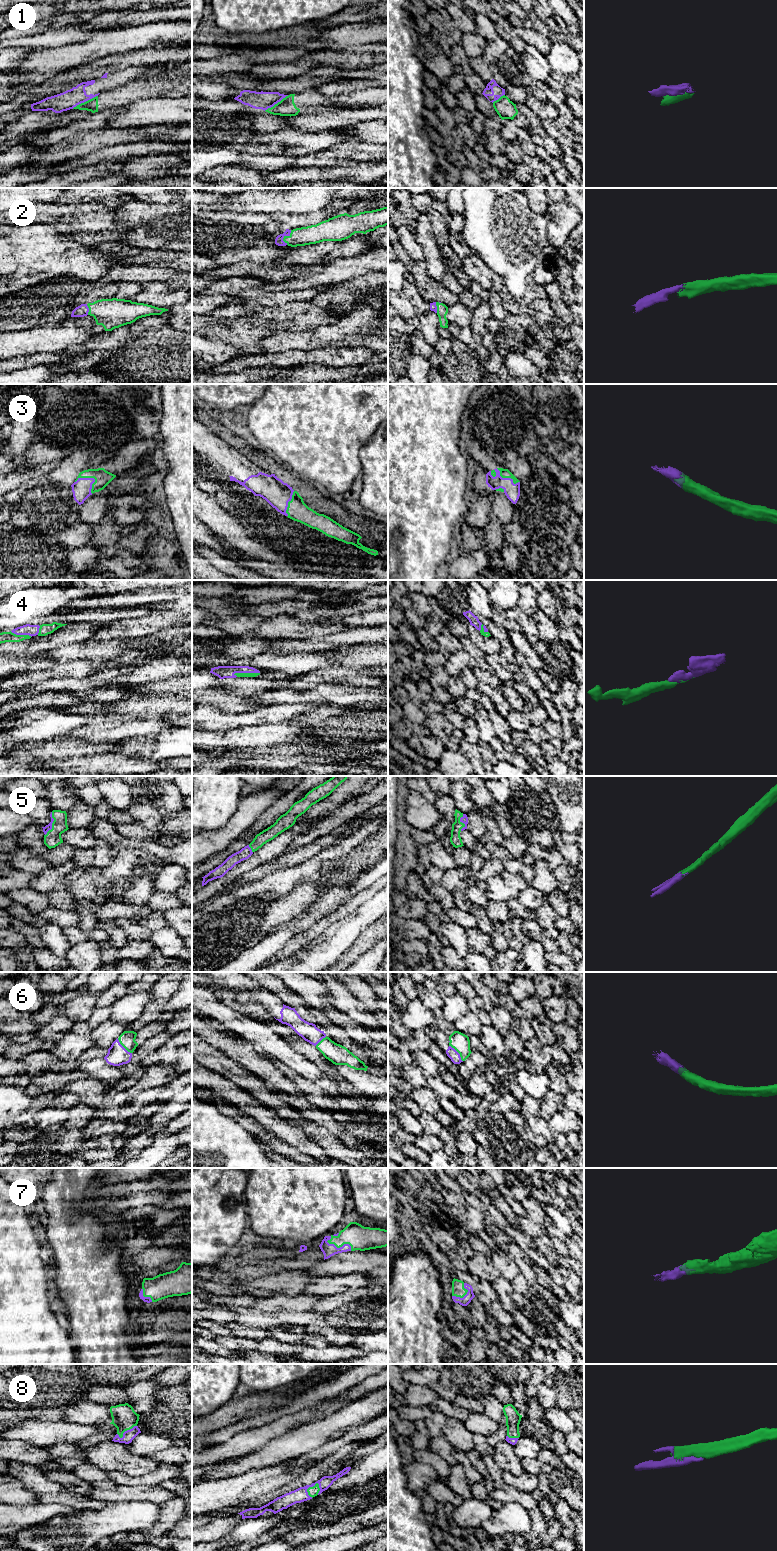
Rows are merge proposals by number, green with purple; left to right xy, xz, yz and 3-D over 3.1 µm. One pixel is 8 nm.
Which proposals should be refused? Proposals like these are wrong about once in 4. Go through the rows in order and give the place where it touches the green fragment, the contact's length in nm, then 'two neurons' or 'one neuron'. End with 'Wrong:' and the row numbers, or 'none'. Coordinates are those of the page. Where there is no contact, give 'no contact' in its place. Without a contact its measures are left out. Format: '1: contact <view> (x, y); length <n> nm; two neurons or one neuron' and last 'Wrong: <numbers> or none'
1: contact xy (84, 102); length 240 nm; two neurons
2: contact xz (285, 236); length 130 nm; one neuron
3: contact xy (93, 477); length 180 nm; one neuron
4: contact xz (246, 673); length 220 nm; one neuron
5: contact xy (52, 824); length 200 nm; one neuron
6: contact yz (458, 1052); length 170 nm; one neuron
7: contact xz (340, 1246); length 220 nm; one neuron
8: contact xz (308, 1488); length 140 nm; one neuron
Wrong: 1

